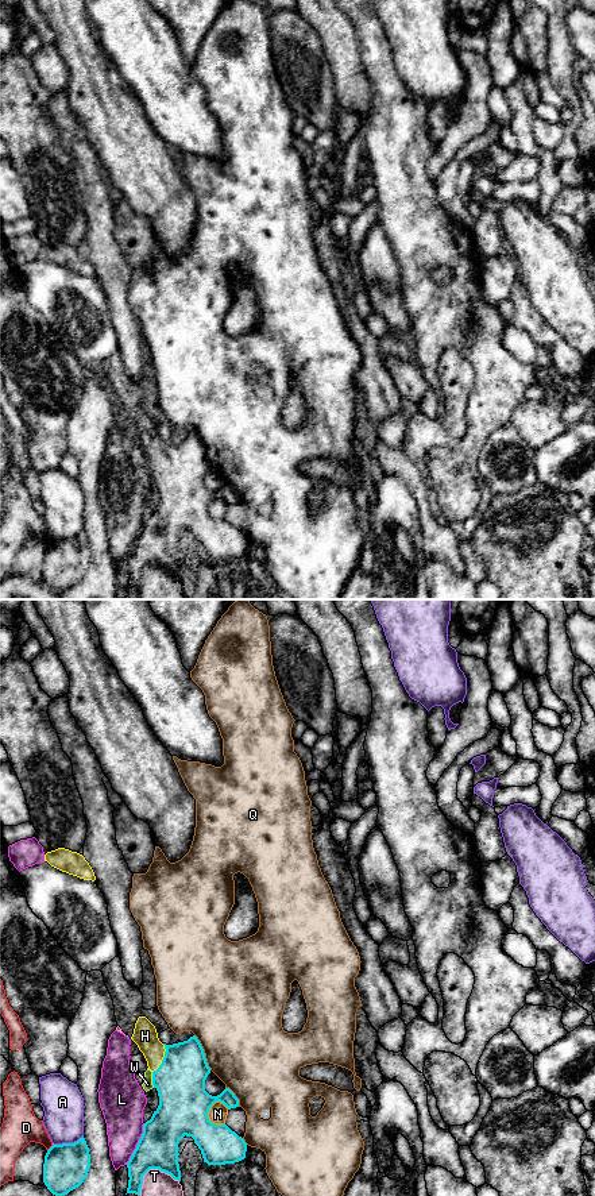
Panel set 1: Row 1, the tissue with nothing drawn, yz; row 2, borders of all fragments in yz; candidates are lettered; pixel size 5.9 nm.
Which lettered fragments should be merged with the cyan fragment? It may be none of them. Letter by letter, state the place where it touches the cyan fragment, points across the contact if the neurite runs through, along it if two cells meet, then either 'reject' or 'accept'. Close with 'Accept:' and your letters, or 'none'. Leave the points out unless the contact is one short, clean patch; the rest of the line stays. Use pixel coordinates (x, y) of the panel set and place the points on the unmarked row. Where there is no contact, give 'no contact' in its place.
A: yz (68, 539) | reject
D: yz (50, 543) | along yz (53, 539), (47, 546) | reject
H: yz (163, 454) | across yz (180, 475), (178, 469), (163, 454), (145, 431) | accept
L: yz (138, 539) | along yz (145, 519), (136, 543), (126, 559) | reject
N: yz (208, 512) | reject
Q: yz (203, 447) | reject
T: yz (151, 563) | reject
W: yz (153, 475) | reject
Accept: H

